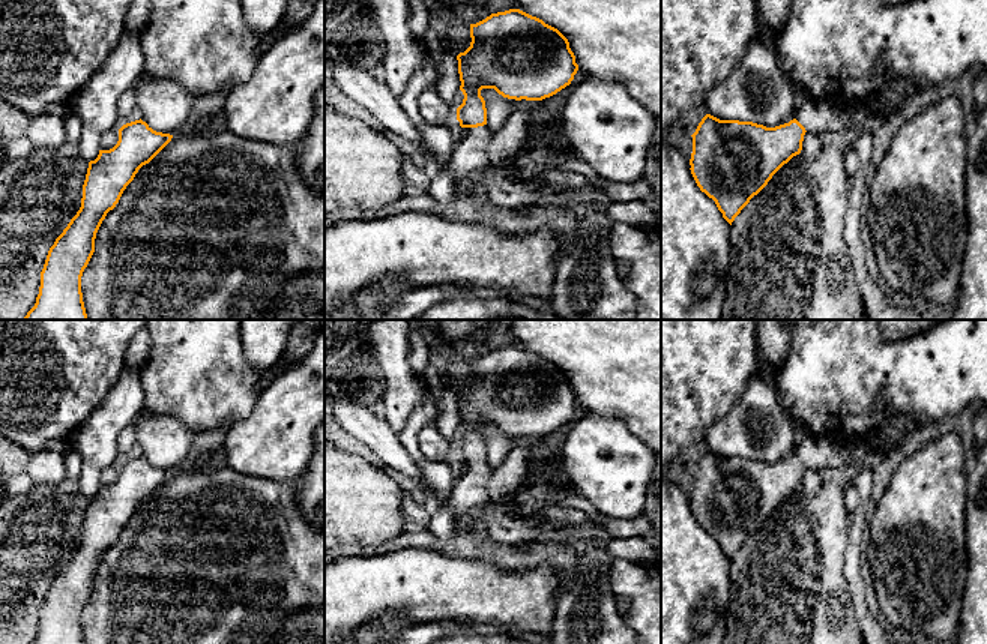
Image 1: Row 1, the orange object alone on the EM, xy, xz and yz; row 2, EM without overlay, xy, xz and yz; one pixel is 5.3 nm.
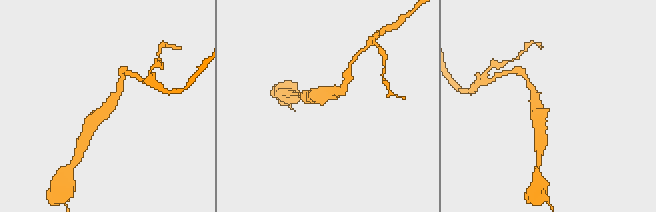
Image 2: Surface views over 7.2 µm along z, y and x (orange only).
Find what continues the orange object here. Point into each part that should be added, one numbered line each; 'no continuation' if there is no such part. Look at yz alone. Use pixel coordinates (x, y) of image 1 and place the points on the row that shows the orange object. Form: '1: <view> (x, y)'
1: yz (816, 116)

